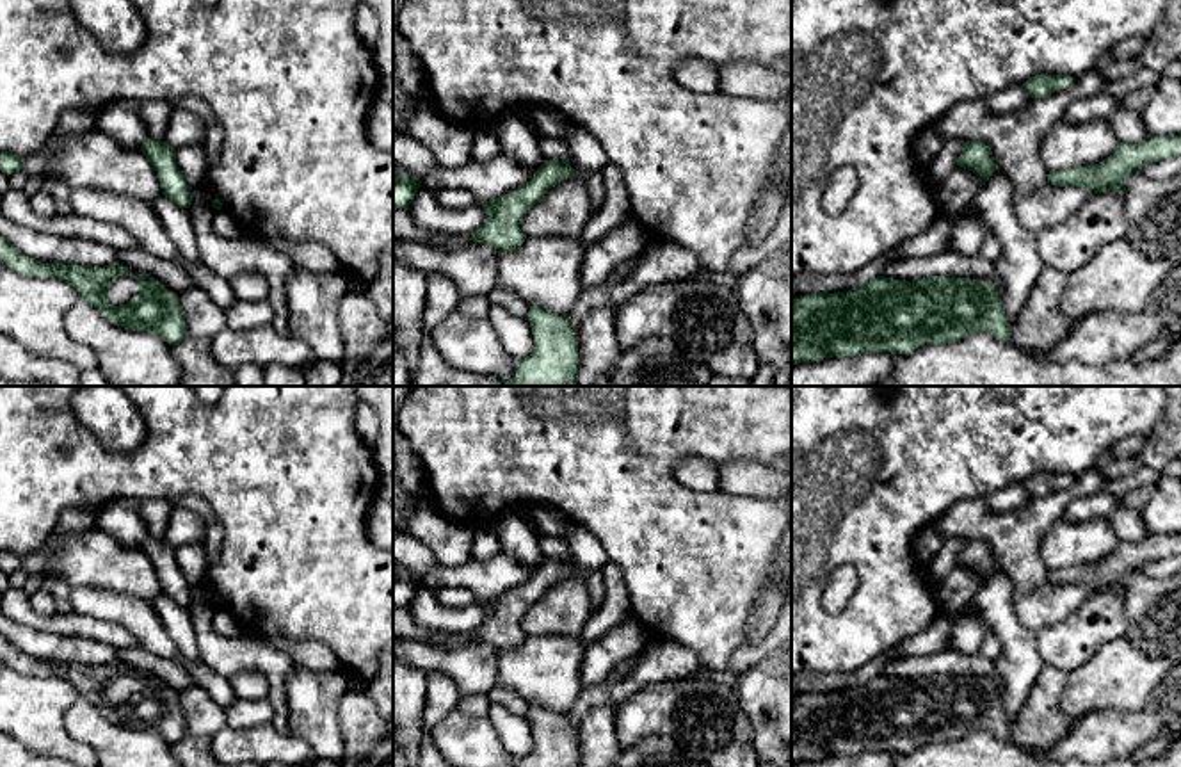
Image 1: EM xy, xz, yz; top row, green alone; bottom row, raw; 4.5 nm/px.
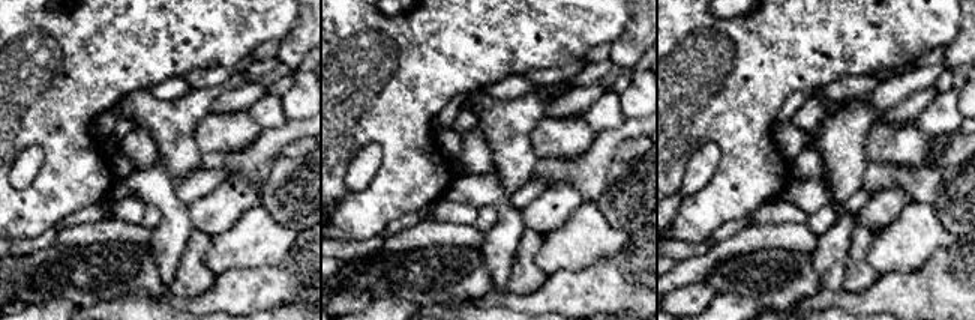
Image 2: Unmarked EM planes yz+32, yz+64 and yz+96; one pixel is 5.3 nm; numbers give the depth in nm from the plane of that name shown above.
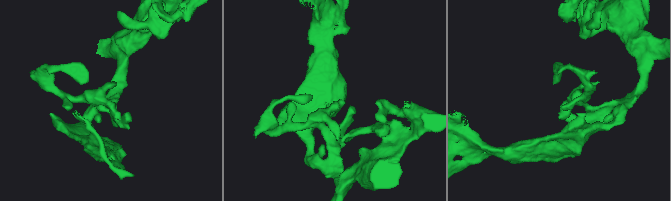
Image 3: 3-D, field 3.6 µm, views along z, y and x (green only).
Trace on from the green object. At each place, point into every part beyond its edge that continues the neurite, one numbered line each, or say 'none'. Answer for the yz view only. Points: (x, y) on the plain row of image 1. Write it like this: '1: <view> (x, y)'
none

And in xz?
none

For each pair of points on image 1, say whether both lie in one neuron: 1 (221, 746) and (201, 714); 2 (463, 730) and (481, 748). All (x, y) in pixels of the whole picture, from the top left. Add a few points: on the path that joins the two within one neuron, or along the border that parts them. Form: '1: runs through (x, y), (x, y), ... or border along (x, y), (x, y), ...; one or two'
1: border along (226, 725), (210, 737); two
2: runs through (466, 734), (477, 744); one

